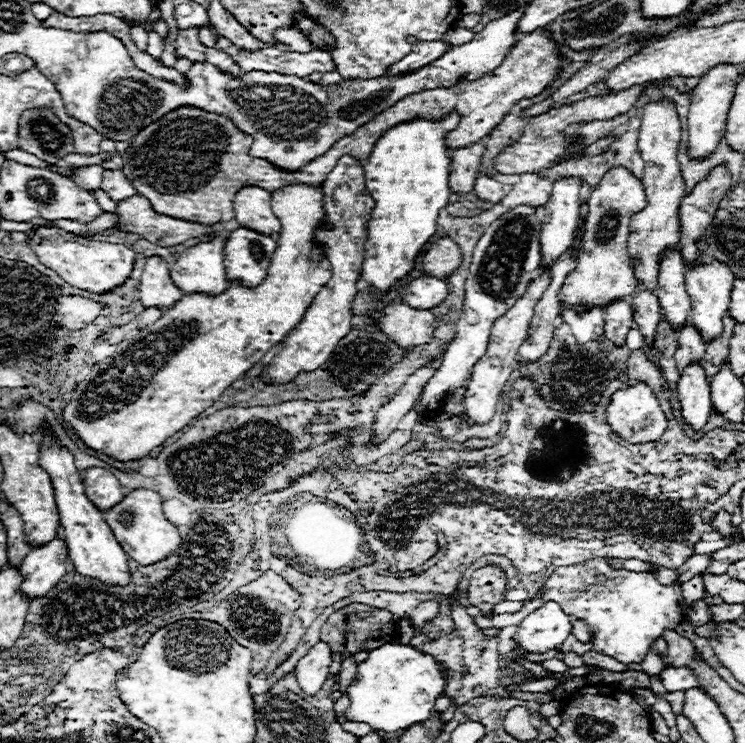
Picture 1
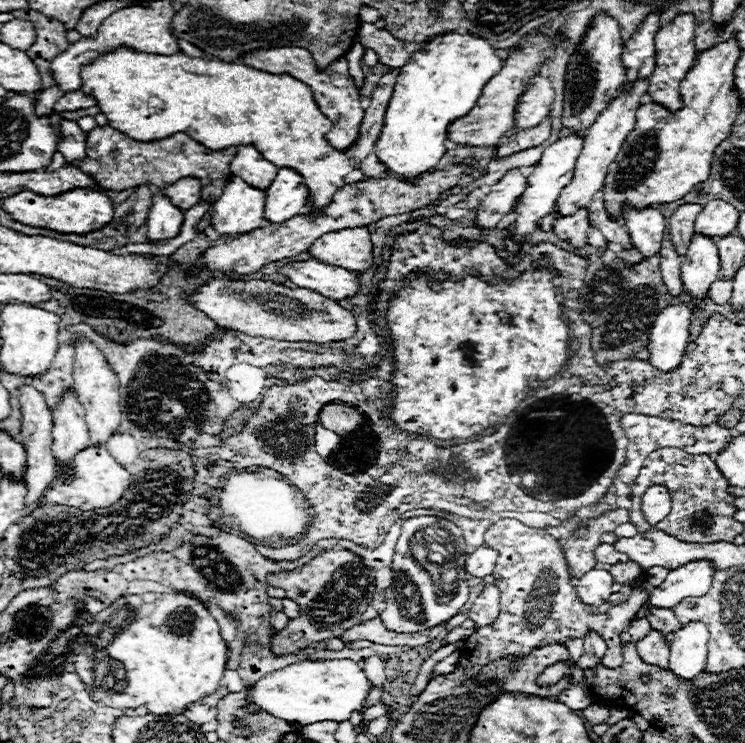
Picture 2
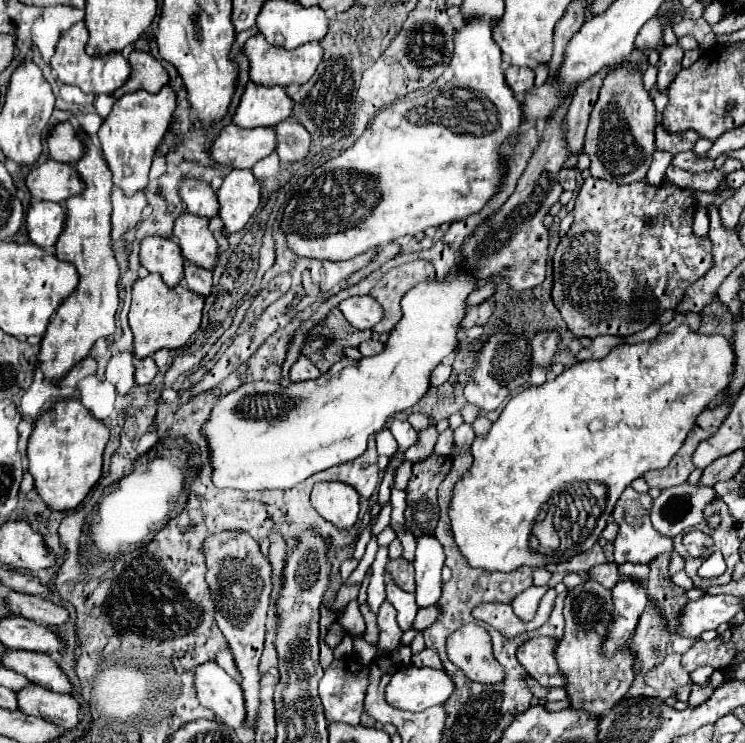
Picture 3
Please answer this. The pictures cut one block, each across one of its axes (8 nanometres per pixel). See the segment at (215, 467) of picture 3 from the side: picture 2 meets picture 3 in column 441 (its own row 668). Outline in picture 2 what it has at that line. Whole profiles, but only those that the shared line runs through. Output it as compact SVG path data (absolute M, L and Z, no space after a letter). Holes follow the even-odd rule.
M300 660L286 668L274 670L258 680L248 694L250 702L256 702L266 712L296 722L300 726L324 722L324 720L350 720L350 714L364 712L364 702L372 690L364 670L354 660Z

